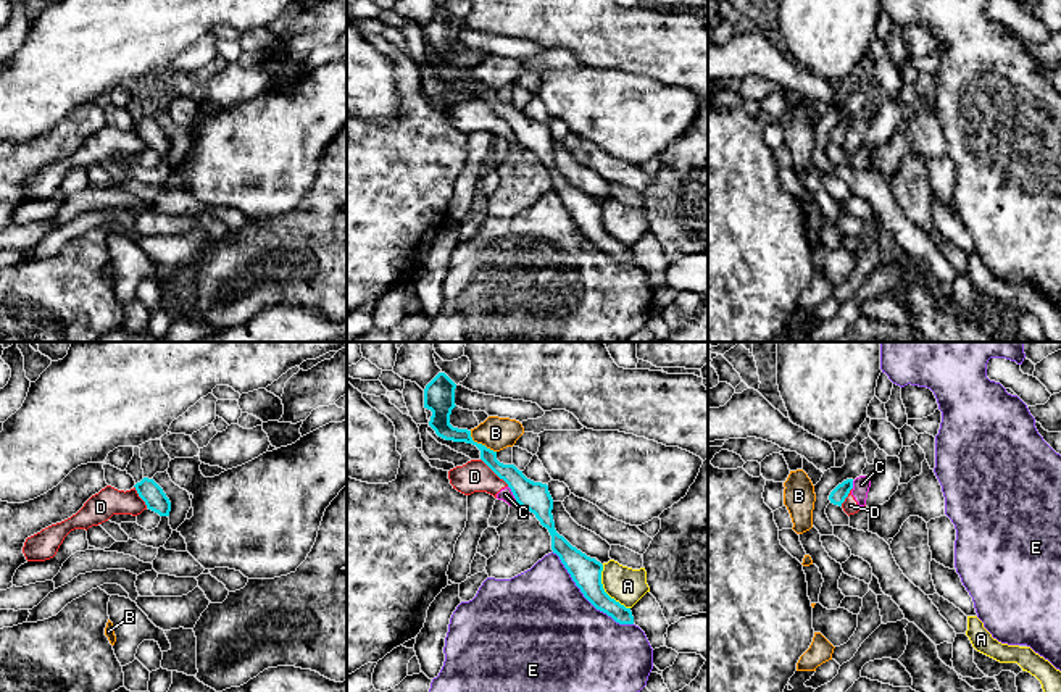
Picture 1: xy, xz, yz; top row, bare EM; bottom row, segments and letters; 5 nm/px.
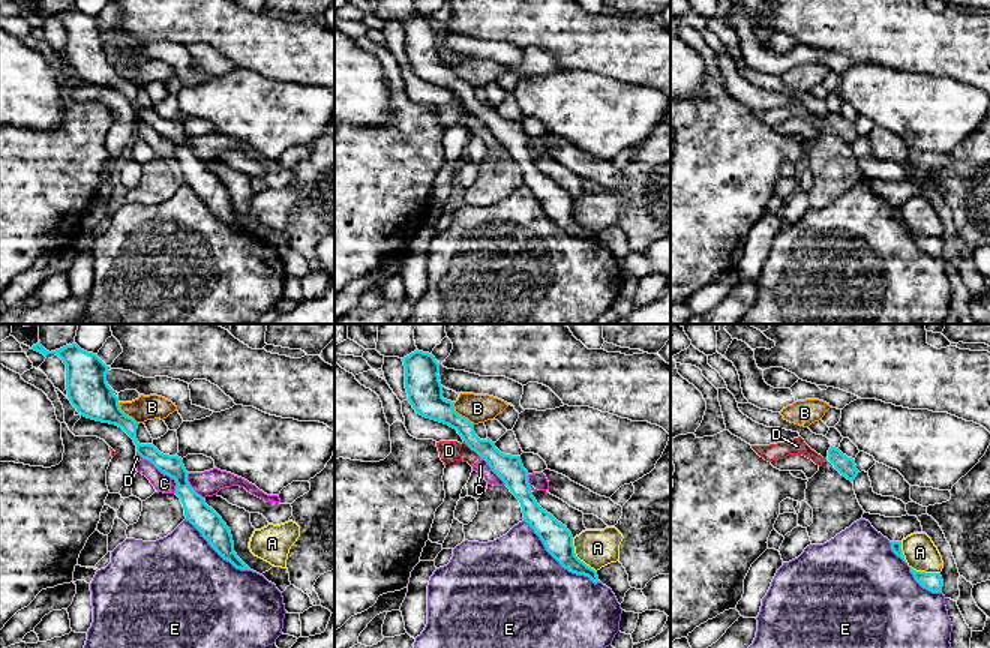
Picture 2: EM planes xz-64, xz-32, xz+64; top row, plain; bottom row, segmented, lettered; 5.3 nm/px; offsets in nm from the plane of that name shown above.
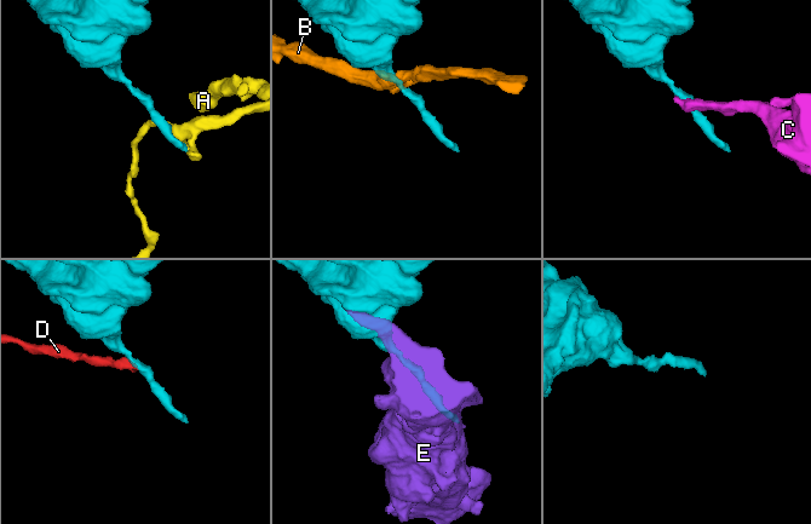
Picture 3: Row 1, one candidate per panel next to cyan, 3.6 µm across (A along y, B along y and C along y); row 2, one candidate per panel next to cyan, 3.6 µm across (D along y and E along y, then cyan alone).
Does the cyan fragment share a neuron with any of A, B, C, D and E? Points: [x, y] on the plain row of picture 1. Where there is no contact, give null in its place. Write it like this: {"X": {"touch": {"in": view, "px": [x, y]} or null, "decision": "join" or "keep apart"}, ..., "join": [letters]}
{"A": {"touch": {"in": "xz", "px": [603, 229]}, "decision": "keep apart"}, "B": {"touch": {"in": "xz", "px": [481, 83]}, "decision": "keep apart"}, "C": {"touch": {"in": "xz", "px": [513, 133]}, "decision": "keep apart"}, "D": {"touch": {"in": "xz", "px": [495, 112]}, "decision": "keep apart"}, "E": {"touch": {"in": "xz", "px": [586, 236]}, "decision": "keep apart"}, "join": []}

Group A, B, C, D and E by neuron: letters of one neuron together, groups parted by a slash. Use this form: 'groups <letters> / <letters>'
groups A / B / C D / E

